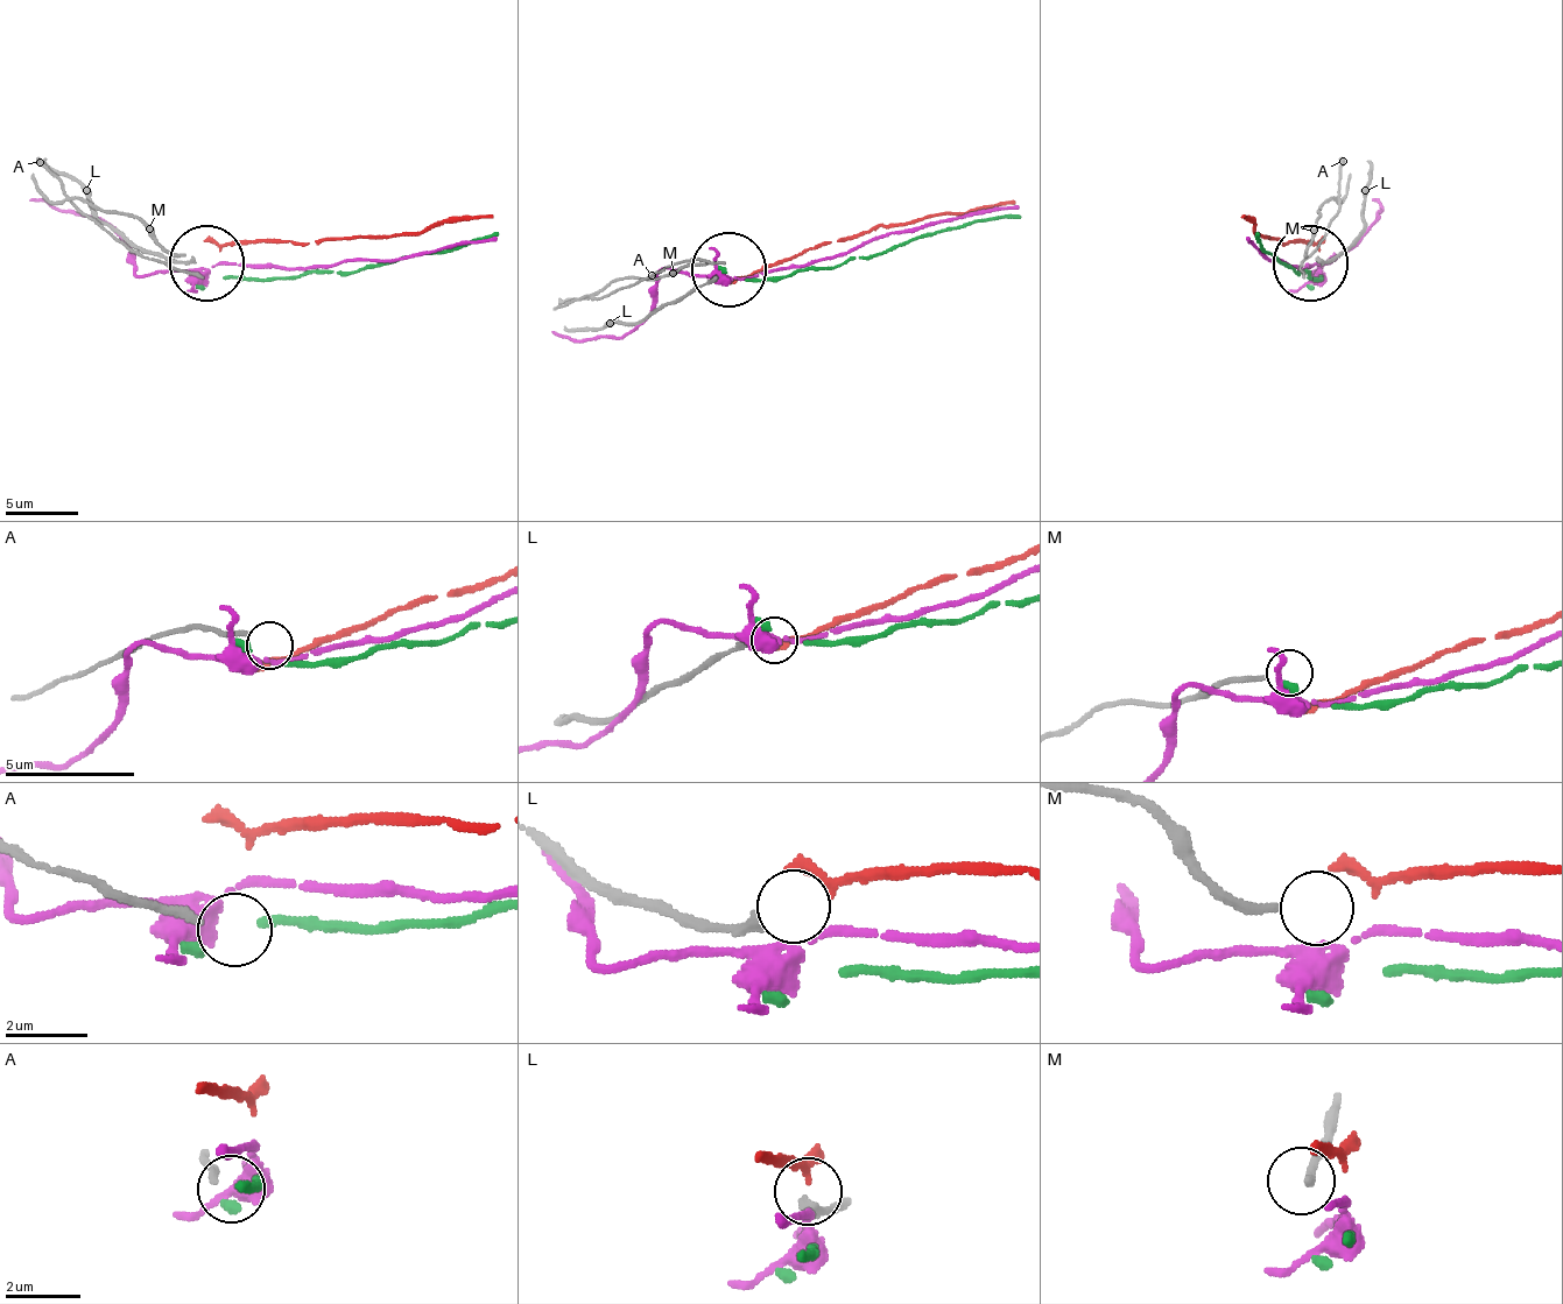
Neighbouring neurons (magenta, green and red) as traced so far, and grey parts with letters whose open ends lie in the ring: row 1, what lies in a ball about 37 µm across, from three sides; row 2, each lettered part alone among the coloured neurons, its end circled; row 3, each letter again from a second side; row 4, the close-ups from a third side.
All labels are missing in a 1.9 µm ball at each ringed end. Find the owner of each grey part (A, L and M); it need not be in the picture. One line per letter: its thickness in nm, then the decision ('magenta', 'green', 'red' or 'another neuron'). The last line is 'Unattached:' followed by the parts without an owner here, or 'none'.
A: calibre 190 nm; another neuron
L: calibre 280 nm; red
M: calibre 220 nm; another neuron
Unattached: A, M

